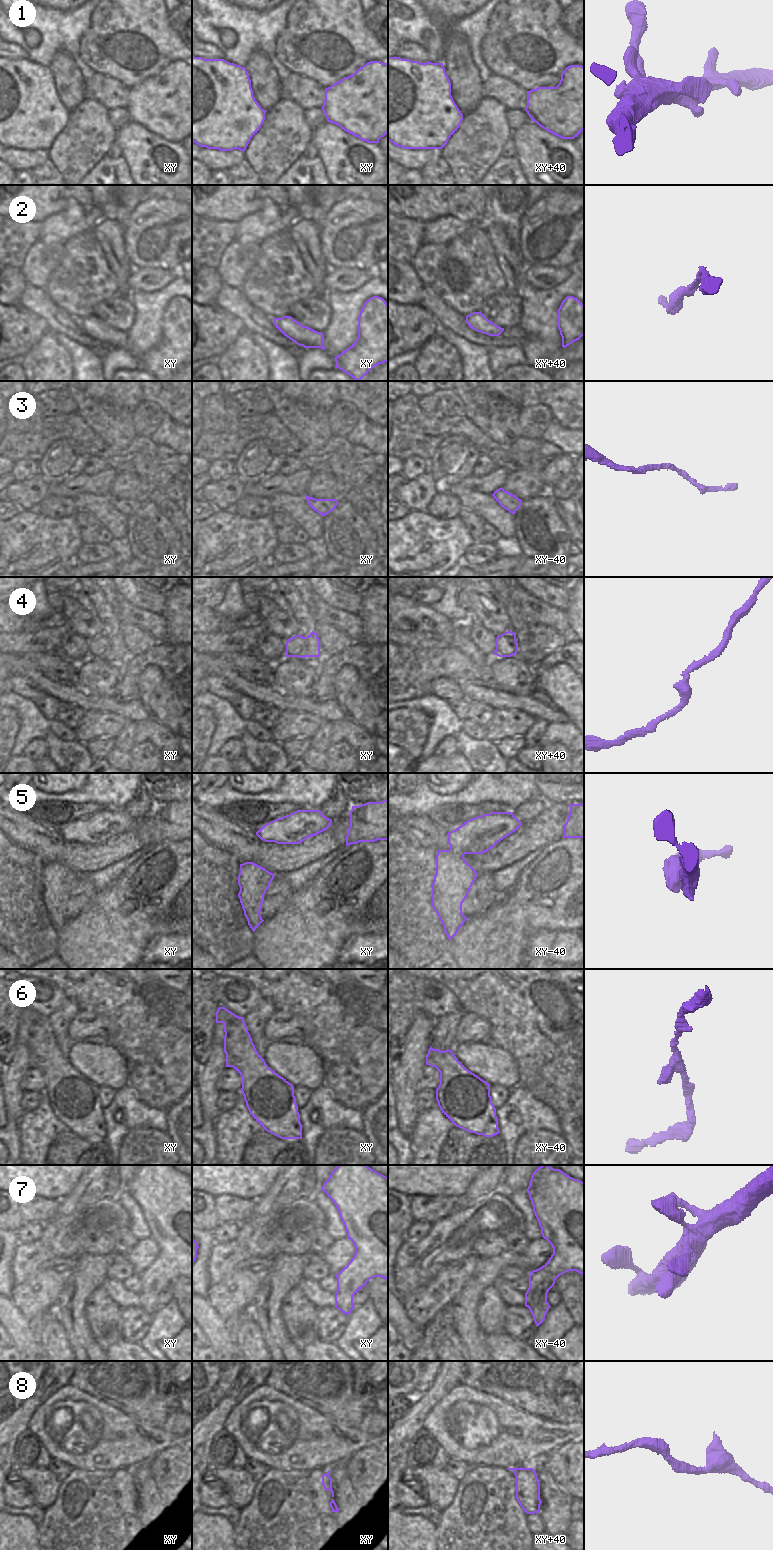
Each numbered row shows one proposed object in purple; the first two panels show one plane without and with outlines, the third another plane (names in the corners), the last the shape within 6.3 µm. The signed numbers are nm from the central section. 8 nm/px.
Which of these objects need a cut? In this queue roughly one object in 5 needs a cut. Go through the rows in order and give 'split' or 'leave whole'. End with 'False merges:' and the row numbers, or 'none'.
1: leave whole
2: leave whole
3: leave whole
4: leave whole
5: leave whole
6: leave whole
7: leave whole
8: leave whole
False merges: none

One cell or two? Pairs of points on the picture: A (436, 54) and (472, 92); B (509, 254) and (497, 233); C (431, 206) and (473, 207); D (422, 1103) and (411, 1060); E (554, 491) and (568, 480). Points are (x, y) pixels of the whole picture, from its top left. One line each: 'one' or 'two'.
A: two
B: one
C: one
D: two
E: one

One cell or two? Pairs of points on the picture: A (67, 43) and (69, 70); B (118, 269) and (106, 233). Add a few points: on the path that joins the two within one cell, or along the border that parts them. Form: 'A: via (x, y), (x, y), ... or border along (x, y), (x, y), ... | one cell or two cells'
A: border along (52, 56), (60, 51), (65, 51), (81, 72) | two cells
B: via (115, 260), (110, 252), (108, 242) | one cell

